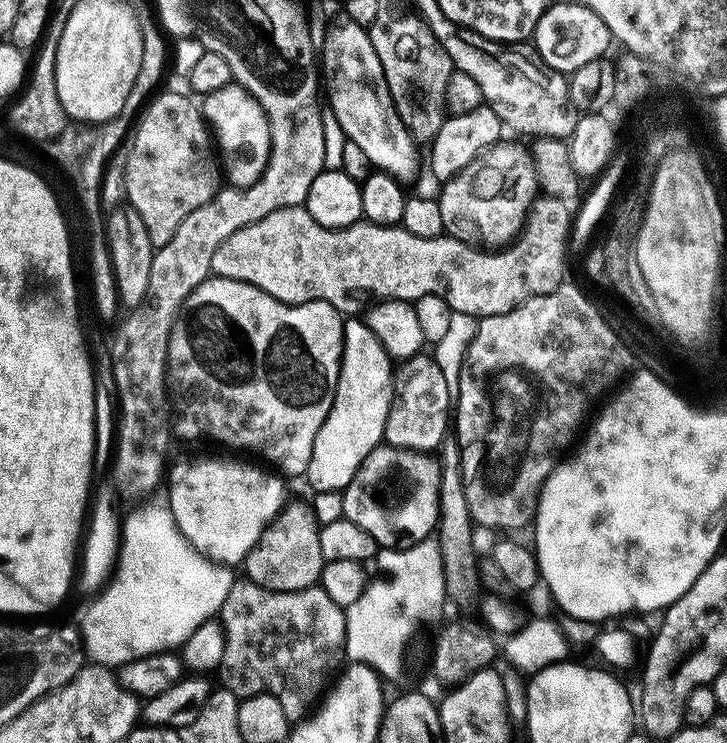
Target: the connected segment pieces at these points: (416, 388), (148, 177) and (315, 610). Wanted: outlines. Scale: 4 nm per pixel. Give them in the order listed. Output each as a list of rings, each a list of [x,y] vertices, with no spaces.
[[[424,355],[412,356],[395,369],[394,395],[386,418],[383,443],[394,448],[431,453],[439,449],[449,435],[454,394],[446,386],[446,377],[438,370],[438,362],[431,355]]]
[[[163,92],[153,95],[141,111],[130,136],[134,140],[134,148],[125,168],[124,194],[127,203],[138,210],[138,218],[142,218],[146,225],[146,234],[150,234],[153,249],[166,246],[166,242],[174,238],[178,226],[182,226],[182,221],[194,214],[198,206],[206,206],[206,202],[214,199],[222,187],[222,168],[218,163],[214,140],[201,112],[201,105],[191,95],[188,97],[180,92]]]
[[[237,579],[230,594],[226,594],[218,619],[224,630],[224,653],[218,669],[218,675],[224,679],[221,680],[223,687],[238,698],[269,692],[282,702],[282,710],[286,710],[286,718],[290,722],[299,722],[313,711],[314,705],[325,695],[330,681],[345,663],[346,612],[322,587],[275,592],[258,586],[253,580]]]

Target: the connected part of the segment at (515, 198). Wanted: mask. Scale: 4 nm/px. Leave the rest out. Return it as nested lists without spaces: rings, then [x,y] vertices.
[[[493,144],[487,152],[475,156],[457,176],[443,181],[444,189],[438,193],[438,199],[442,226],[451,239],[492,250],[511,241],[523,229],[537,199],[538,185],[529,149],[503,144]]]

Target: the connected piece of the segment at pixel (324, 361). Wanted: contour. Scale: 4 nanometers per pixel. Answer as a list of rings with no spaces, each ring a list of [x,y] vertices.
[[[212,276],[200,283],[186,298],[179,316],[172,324],[172,333],[168,336],[168,375],[170,400],[174,412],[180,417],[174,420],[174,432],[184,440],[196,440],[199,436],[209,436],[228,448],[245,448],[248,452],[257,452],[264,460],[273,464],[277,473],[288,476],[303,477],[310,466],[310,458],[314,454],[314,438],[318,438],[318,430],[322,430],[322,422],[326,422],[326,414],[330,414],[330,406],[334,402],[336,383],[340,377],[340,355],[344,352],[344,322],[340,316],[341,309],[325,300],[315,300],[305,304],[284,304],[275,300],[270,294],[258,290],[258,286],[250,286],[246,282],[238,282],[230,278]]]

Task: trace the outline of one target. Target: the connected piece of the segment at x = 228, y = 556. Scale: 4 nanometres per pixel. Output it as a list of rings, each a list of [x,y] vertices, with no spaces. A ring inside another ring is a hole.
[[[188,460],[171,472],[172,469],[166,476],[166,507],[176,520],[181,534],[192,543],[192,547],[217,564],[243,565],[248,551],[258,542],[265,526],[280,513],[286,503],[283,484],[285,481],[279,475],[271,471],[263,472],[262,469],[255,468],[252,464],[243,464],[240,460]]]

